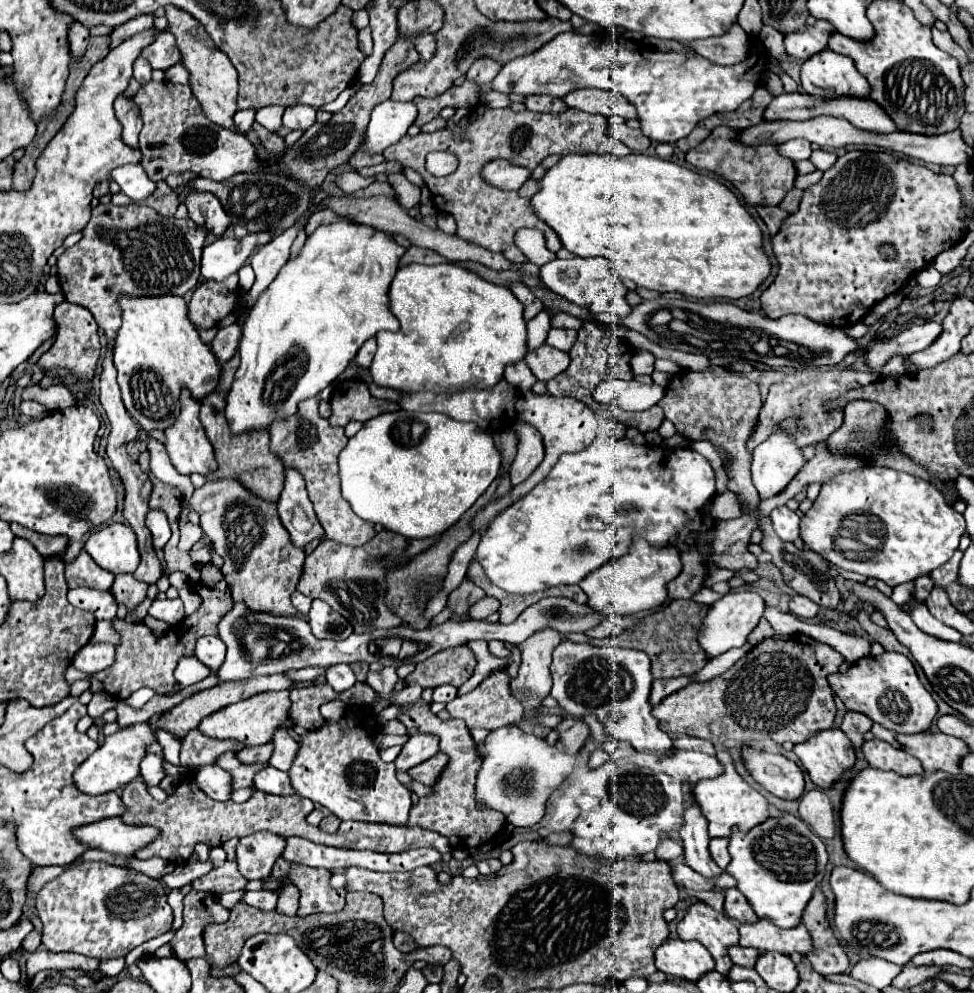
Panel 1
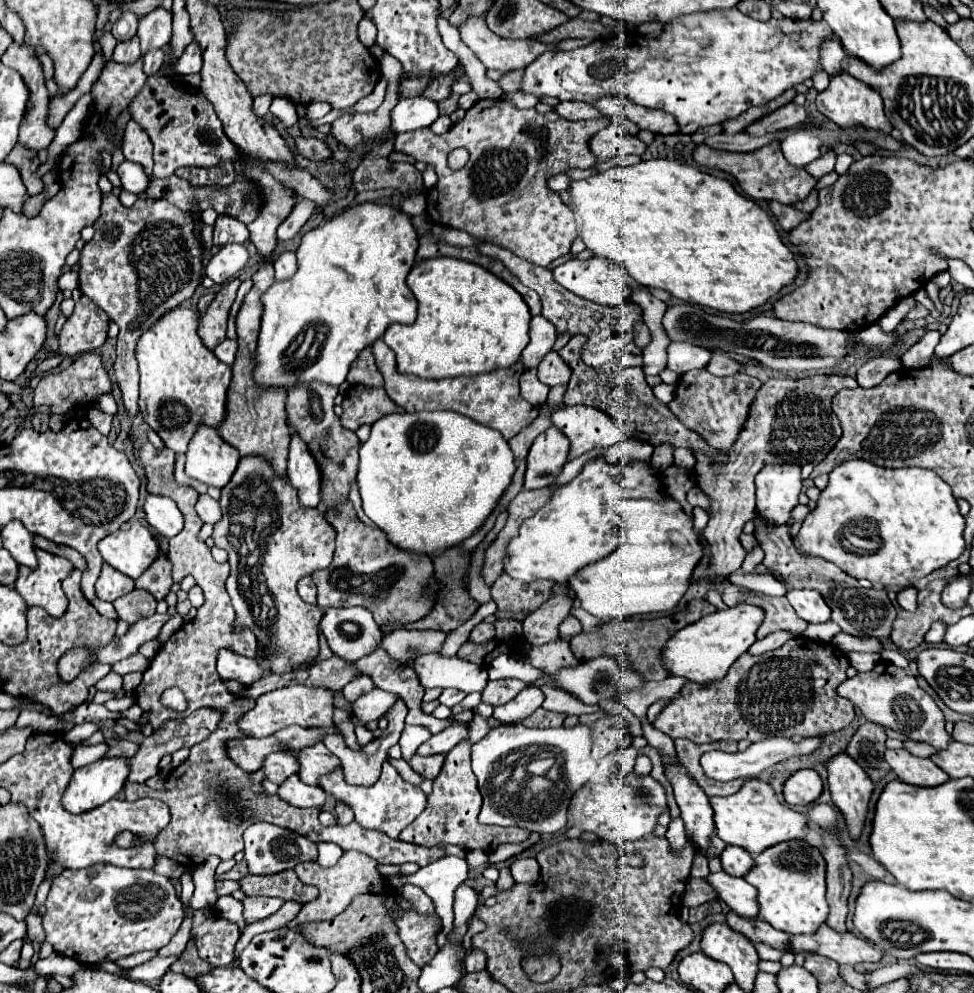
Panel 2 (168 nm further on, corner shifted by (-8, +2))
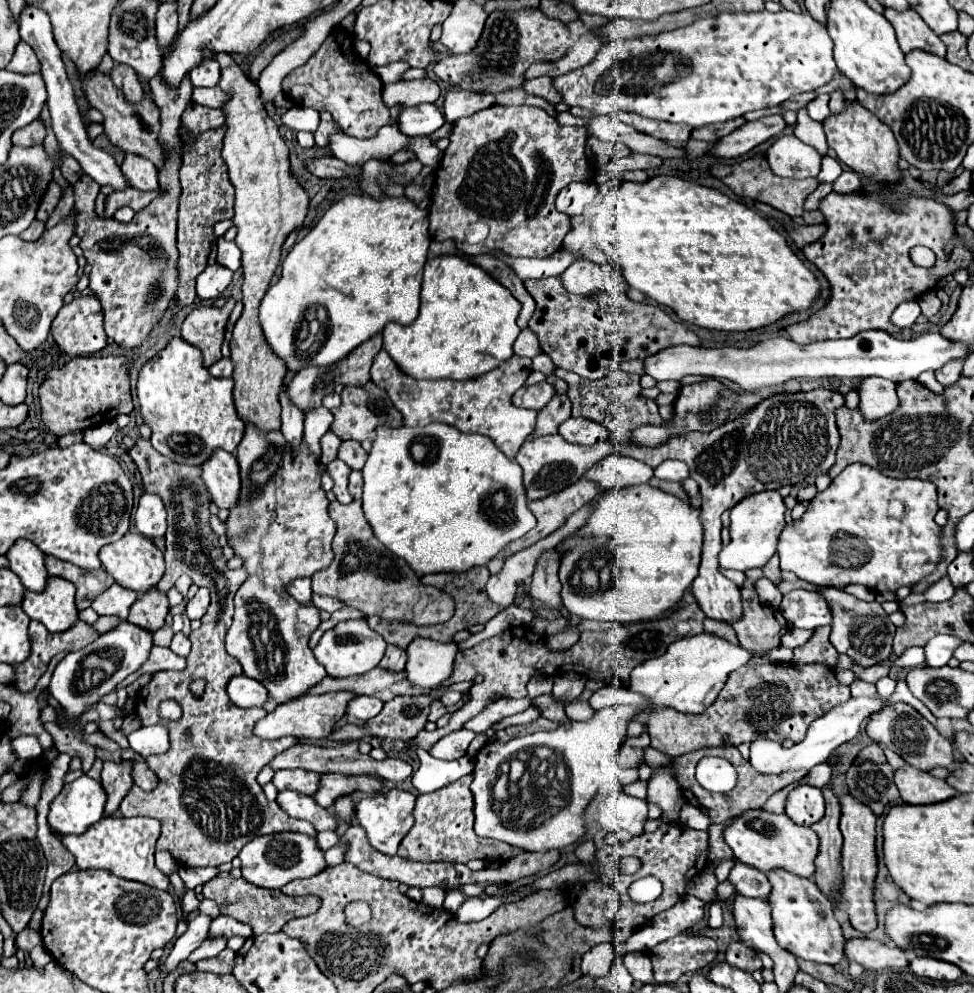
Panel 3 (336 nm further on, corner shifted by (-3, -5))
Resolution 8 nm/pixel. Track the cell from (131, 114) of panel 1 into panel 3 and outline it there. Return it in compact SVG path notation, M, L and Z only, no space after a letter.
M125 153L125 159L123 159L121 169L123 169L125 179L129 179L129 185L135 187L135 189L151 191L151 189L157 189L159 187L155 165L149 159L141 157L141 155Z

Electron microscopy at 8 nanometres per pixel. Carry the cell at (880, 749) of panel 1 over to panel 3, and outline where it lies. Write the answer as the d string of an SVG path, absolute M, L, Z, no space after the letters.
M905 765L903 769L895 771L895 785L901 793L901 799L911 805L937 803L957 795L957 791L949 787L943 779L937 779L911 765Z

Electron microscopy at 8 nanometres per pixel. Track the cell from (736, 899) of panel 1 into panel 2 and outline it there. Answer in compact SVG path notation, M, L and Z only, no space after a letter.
M728 912L726 924L732 930L738 930L738 934L746 936L752 944L764 942L764 944L774 946L774 948L778 948L782 952L790 952L790 934L774 930L768 922L764 922L760 918L740 918L738 914Z

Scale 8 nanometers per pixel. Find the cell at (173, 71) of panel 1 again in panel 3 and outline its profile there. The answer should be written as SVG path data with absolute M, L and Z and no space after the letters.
M195 87L193 89L193 101L219 109L221 103L225 103L225 93L221 93L217 87Z

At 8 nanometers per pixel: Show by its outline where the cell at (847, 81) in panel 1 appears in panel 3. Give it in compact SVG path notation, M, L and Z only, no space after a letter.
M851 101L849 105L845 105L845 109L841 113L831 113L823 121L823 129L825 129L825 135L827 135L829 147L853 171L869 175L877 181L889 181L889 183L893 183L901 177L901 173L897 171L899 169L897 167L899 149L897 149L897 141L895 141L893 133L889 131L889 125L879 121L861 103Z

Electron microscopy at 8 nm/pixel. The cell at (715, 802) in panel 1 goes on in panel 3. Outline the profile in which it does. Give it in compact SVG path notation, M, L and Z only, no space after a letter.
M749 809L741 815L729 819L729 825L723 831L725 843L733 849L737 861L751 865L759 871L769 869L789 869L791 873L797 873L801 877L811 877L815 871L813 859L817 857L819 841L817 833L811 827L803 827L793 823L785 813L769 813L765 809Z

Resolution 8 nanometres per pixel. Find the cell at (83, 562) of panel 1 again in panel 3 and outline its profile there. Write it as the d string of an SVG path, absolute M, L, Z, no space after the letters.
M111 585L105 593L101 593L97 597L97 601L93 601L93 609L99 615L117 615L121 619L127 619L129 615L129 607L133 605L133 601L137 599L137 593L121 587L121 585Z

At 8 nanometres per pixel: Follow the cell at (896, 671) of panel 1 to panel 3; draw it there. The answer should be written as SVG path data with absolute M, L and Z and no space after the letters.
M895 703L881 711L871 713L869 721L867 721L867 735L875 743L889 747L897 755L901 755L905 763L909 763L921 771L929 771L933 767L951 767L955 761L951 741L941 737L939 731L907 703Z

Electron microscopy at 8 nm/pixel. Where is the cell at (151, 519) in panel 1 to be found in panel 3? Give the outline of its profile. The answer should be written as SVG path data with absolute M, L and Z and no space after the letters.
M143 493L139 499L139 507L135 513L135 527L141 535L149 539L165 537L167 531L167 511L163 507L161 497L153 493Z

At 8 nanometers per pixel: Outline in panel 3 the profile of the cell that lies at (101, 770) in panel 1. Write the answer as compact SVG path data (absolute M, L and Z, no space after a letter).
M83 775L65 783L61 793L53 799L49 811L49 825L61 835L79 835L103 817L107 791L101 781Z

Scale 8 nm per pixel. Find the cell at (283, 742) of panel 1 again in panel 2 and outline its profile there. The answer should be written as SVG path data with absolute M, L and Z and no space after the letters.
M320 742L312 748L304 748L298 752L298 760L300 760L300 780L308 786L318 786L318 778L334 772L340 768L340 760Z

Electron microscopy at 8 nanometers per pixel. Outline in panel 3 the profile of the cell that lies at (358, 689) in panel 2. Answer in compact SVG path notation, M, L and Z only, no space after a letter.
M357 695L347 703L347 715L367 721L375 717L383 709L383 703L377 697L367 697L367 695Z

